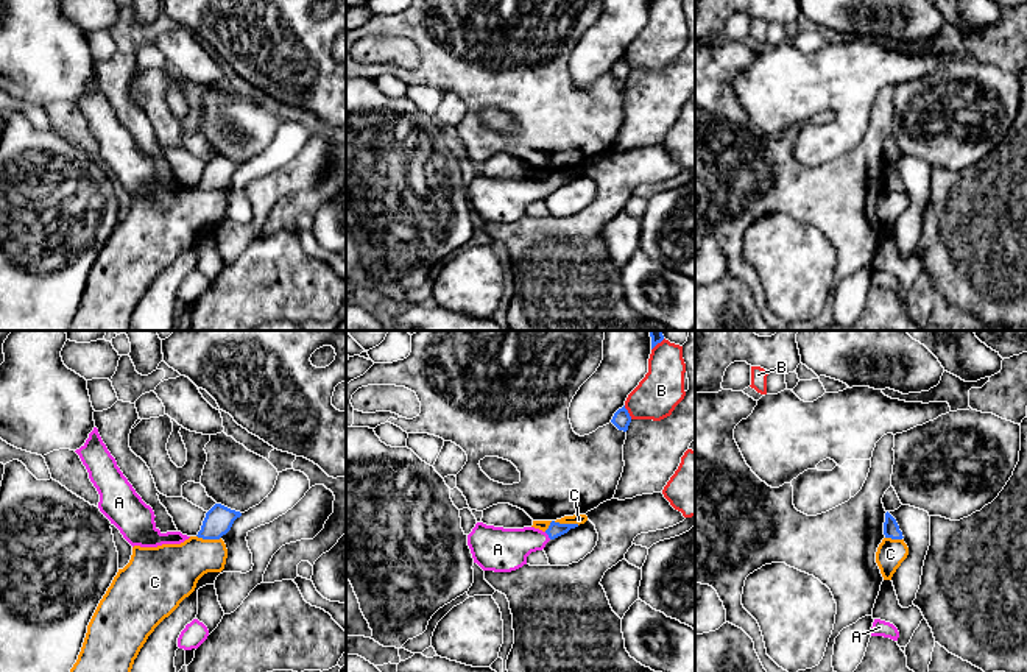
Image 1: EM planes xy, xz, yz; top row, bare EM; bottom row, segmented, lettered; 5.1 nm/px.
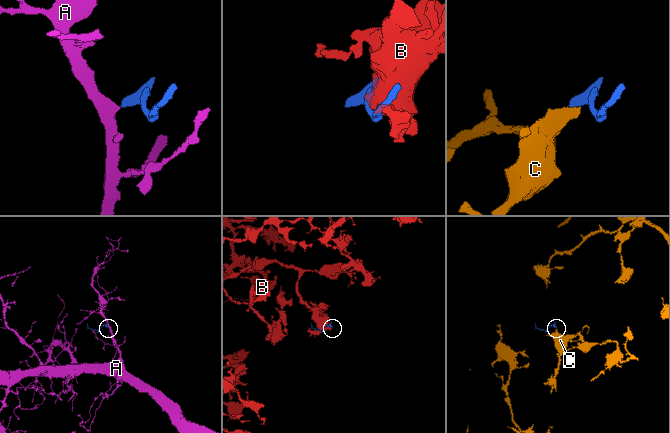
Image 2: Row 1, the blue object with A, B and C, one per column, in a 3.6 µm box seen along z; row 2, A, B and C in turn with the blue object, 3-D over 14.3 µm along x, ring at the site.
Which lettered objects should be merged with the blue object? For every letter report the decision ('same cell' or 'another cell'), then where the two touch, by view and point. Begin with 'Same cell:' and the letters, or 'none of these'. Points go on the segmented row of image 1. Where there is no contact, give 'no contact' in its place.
Same cell: A
A: same cell; meets blue in xz at (547, 534)
B: another cell; meets blue in xz at (627, 412)
C: another cell; meets blue in xz at (560, 524)

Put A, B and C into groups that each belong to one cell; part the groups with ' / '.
A / B / C

